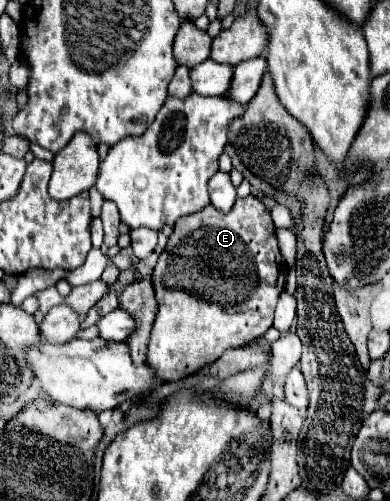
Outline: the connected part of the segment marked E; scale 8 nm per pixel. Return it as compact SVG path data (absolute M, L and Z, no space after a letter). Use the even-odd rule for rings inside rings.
M255 196L237 198L235 206L227 214L207 206L201 212L177 220L153 272L159 312L151 330L147 364L155 370L157 378L163 382L181 380L215 362L225 350L243 348L263 336L273 324L275 304L283 292L283 276L287 276L287 268L279 260L283 260L283 256L277 246L271 214ZM225 264L237 264L239 268L233 274L225 274Z

